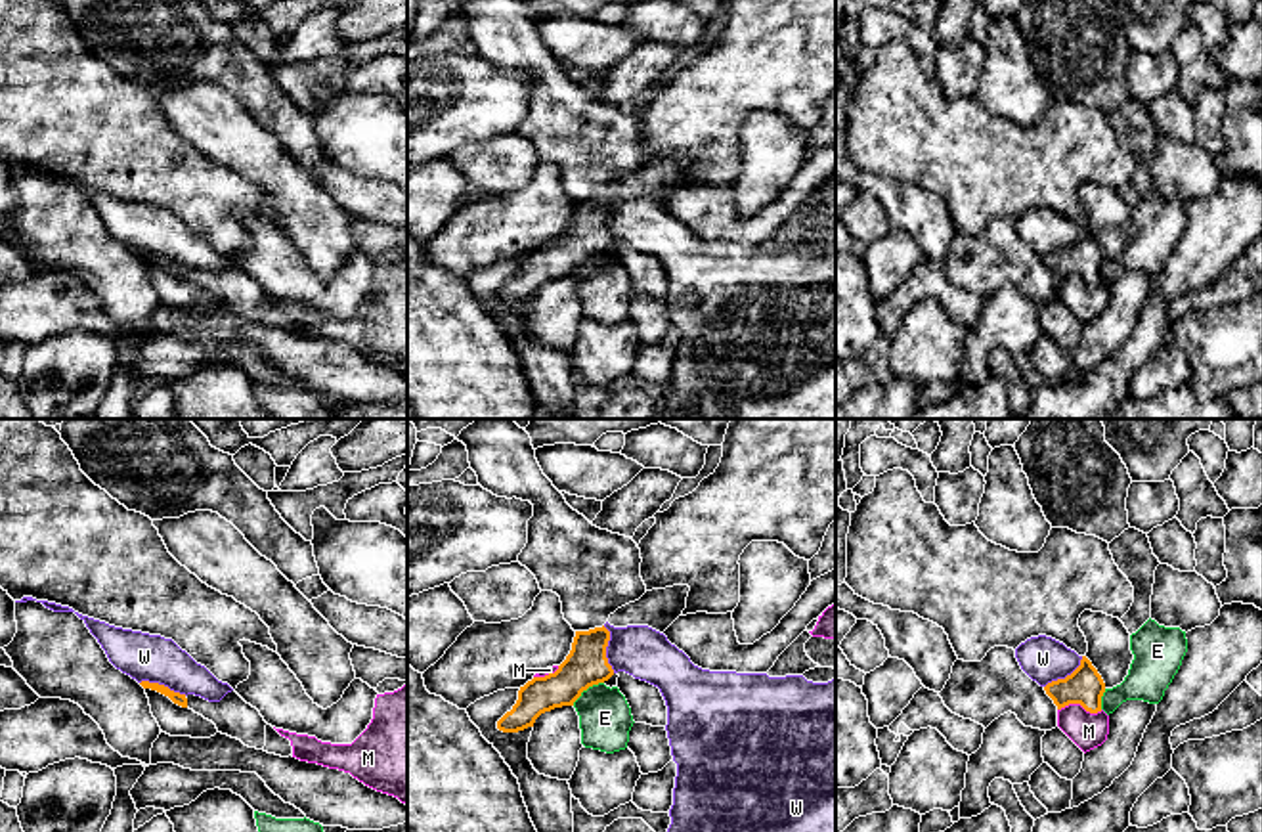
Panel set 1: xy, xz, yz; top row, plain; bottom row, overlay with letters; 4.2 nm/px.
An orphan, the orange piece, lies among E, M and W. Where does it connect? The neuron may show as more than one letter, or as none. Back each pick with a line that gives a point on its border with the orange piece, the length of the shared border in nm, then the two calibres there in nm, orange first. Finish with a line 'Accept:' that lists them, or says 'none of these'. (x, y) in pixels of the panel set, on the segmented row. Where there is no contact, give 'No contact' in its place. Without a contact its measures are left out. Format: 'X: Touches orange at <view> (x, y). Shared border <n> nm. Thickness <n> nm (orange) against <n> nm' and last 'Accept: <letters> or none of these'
Accept: none of these

